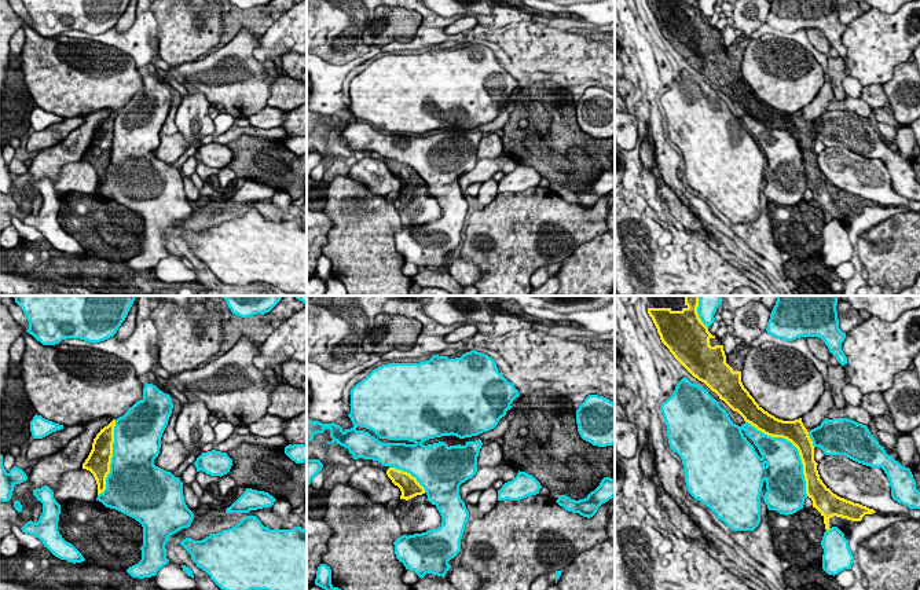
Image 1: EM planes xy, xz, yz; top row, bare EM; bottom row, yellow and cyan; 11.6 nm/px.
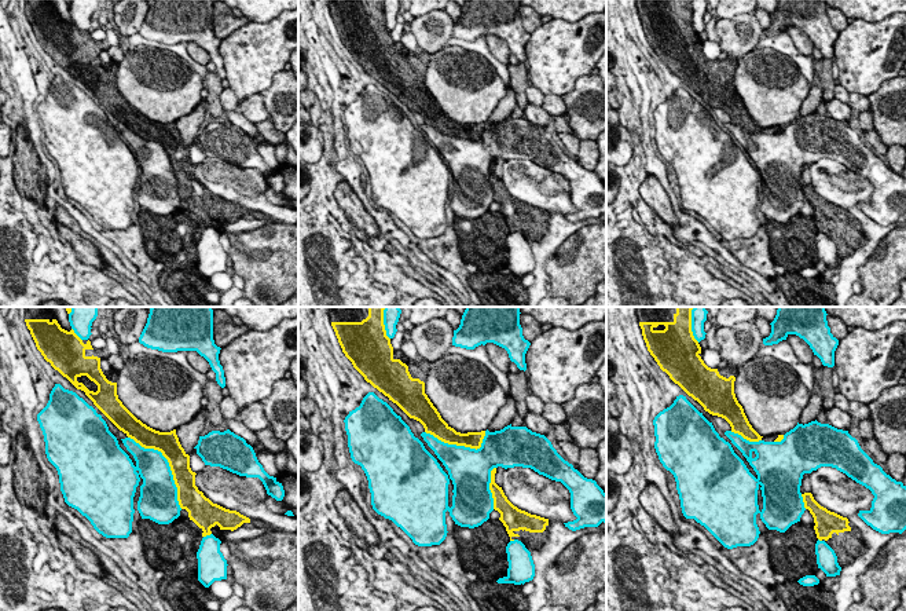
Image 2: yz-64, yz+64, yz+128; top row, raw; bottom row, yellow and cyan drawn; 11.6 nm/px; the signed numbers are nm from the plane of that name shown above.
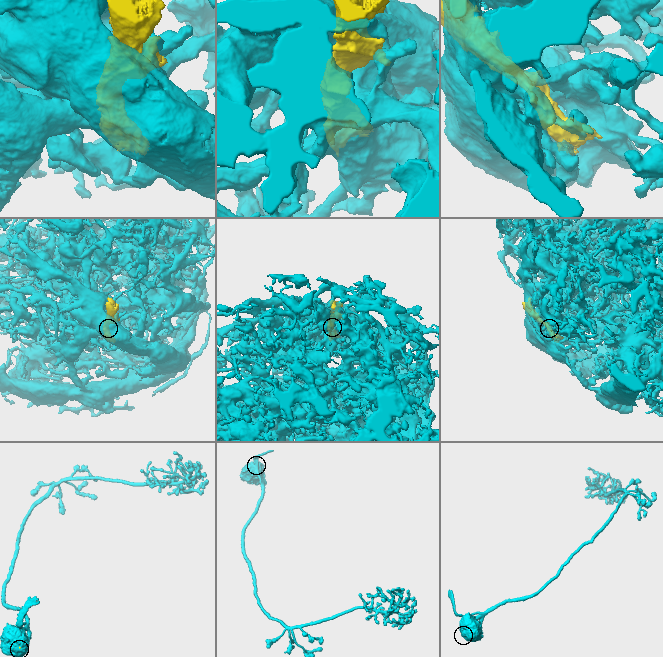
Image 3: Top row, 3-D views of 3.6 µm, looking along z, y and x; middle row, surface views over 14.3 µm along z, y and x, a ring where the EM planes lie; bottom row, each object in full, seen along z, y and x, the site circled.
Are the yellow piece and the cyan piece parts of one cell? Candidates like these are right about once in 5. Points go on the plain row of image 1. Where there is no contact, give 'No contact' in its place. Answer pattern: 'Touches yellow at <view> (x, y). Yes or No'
Touches yellow at yz (795, 138). No

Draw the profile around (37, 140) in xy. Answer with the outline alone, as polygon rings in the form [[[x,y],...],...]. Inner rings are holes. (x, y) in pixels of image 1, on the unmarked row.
[[[84,117],[63,118],[43,131],[33,131],[26,143],[28,151],[41,151],[61,143],[66,136],[84,124]]]

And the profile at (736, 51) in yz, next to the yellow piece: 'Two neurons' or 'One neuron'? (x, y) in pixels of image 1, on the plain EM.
One neuron

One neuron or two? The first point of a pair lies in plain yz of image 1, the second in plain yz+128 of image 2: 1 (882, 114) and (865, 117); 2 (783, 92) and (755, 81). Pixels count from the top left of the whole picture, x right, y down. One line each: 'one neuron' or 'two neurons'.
1: one neuron
2: one neuron

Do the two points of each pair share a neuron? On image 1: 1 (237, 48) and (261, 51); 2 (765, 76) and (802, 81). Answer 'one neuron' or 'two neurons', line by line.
1: two neurons
2: one neuron

